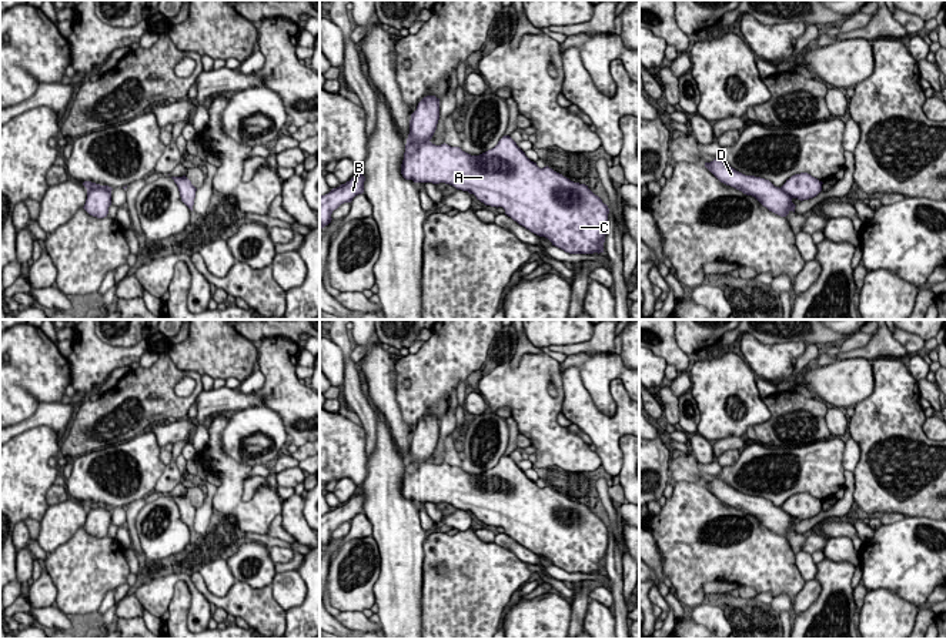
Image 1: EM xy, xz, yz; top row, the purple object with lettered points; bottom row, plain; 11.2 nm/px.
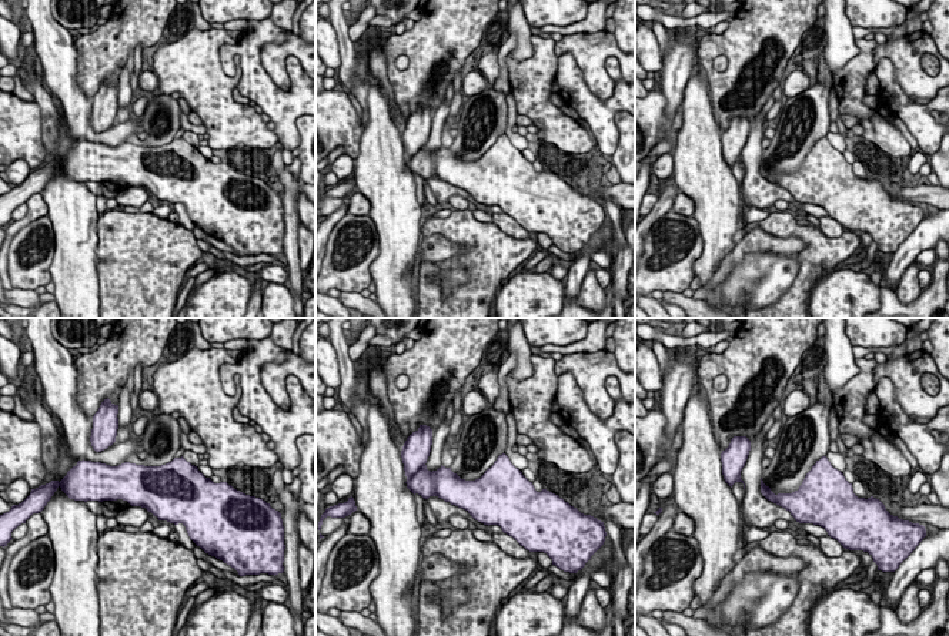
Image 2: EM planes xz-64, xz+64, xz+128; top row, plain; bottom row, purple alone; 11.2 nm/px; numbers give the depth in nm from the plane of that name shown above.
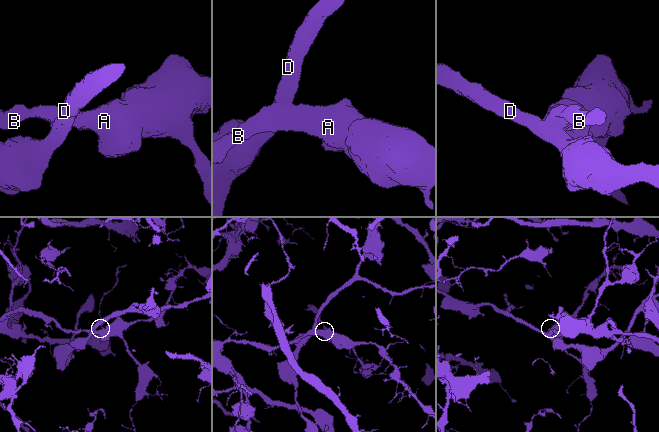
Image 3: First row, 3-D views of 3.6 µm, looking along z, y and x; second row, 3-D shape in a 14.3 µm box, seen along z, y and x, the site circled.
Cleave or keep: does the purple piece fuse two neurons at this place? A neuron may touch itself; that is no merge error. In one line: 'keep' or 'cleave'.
keep

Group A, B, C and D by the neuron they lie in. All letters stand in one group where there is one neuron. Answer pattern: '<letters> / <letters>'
A B C D

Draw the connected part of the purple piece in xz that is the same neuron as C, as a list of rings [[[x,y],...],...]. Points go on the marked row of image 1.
[[[435,96],[424,97],[417,110],[411,114],[410,134],[405,144],[404,160],[401,164],[401,174],[405,180],[414,183],[445,183],[457,190],[468,191],[474,194],[477,200],[491,207],[502,207],[505,214],[525,227],[531,232],[548,238],[552,245],[564,250],[569,254],[594,254],[604,252],[604,242],[608,230],[609,208],[602,200],[595,195],[588,185],[574,183],[562,174],[554,171],[548,165],[539,168],[536,163],[531,161],[525,153],[509,137],[504,136],[498,144],[479,154],[471,155],[462,151],[459,147],[451,147],[448,144],[435,145],[429,140],[432,138],[439,120],[439,98]]]

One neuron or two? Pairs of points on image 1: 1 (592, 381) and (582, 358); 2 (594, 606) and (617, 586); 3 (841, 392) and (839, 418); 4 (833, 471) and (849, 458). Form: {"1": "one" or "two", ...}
{"1": "one", "2": "two", "3": "two", "4": "two"}

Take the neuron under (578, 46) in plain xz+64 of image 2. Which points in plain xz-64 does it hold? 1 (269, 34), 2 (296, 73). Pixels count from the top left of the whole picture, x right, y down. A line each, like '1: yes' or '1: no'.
1: no
2: no

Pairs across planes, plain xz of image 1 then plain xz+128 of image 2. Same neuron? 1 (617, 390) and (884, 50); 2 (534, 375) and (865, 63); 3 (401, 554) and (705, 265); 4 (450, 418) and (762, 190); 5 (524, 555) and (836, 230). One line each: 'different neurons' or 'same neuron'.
1: different neurons
2: same neuron
3: same neuron
4: same neuron
5: same neuron

